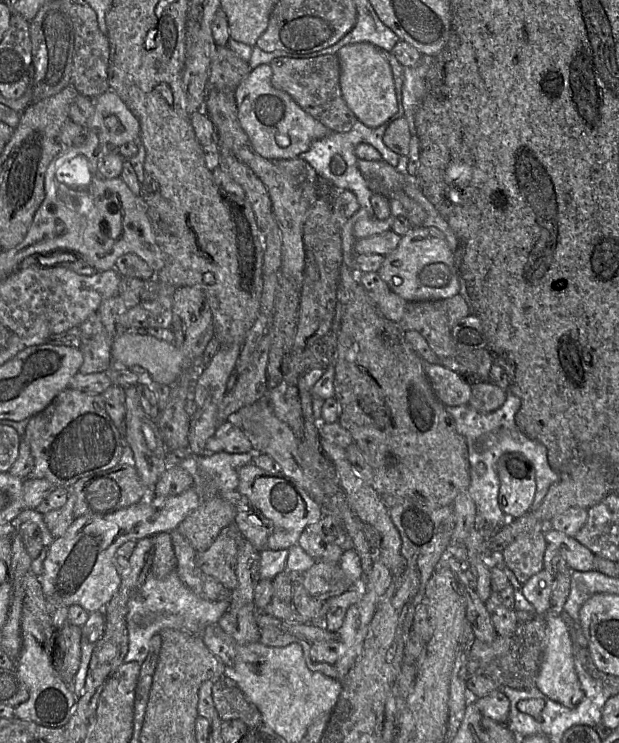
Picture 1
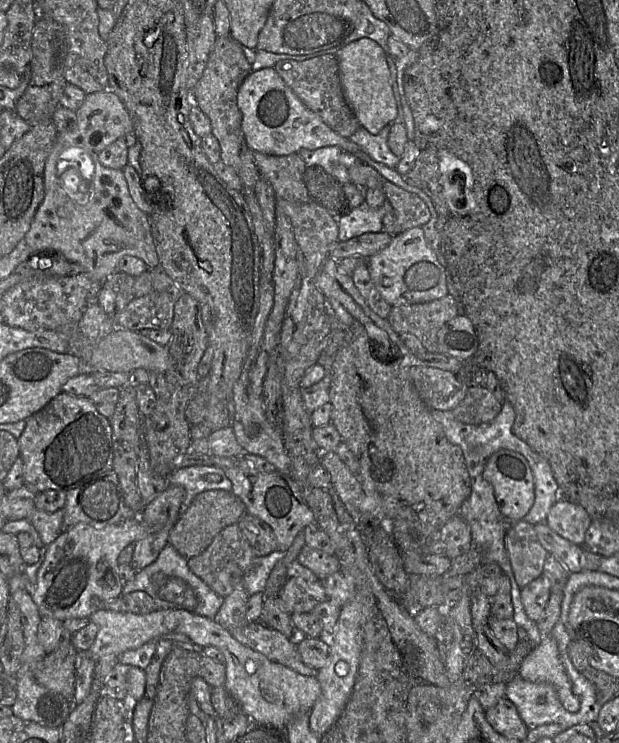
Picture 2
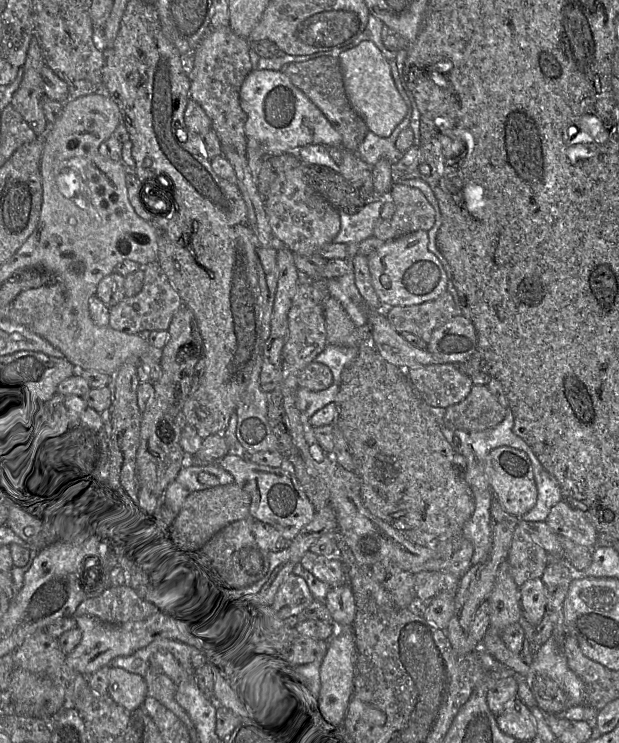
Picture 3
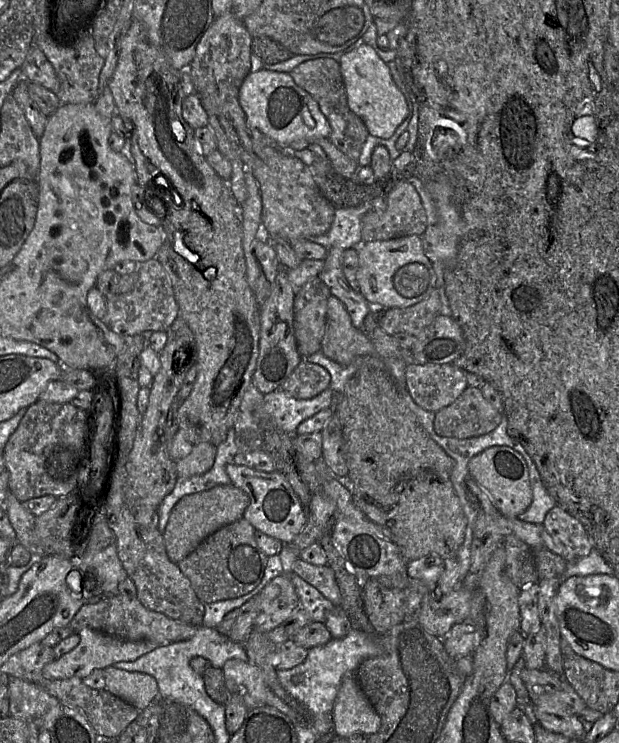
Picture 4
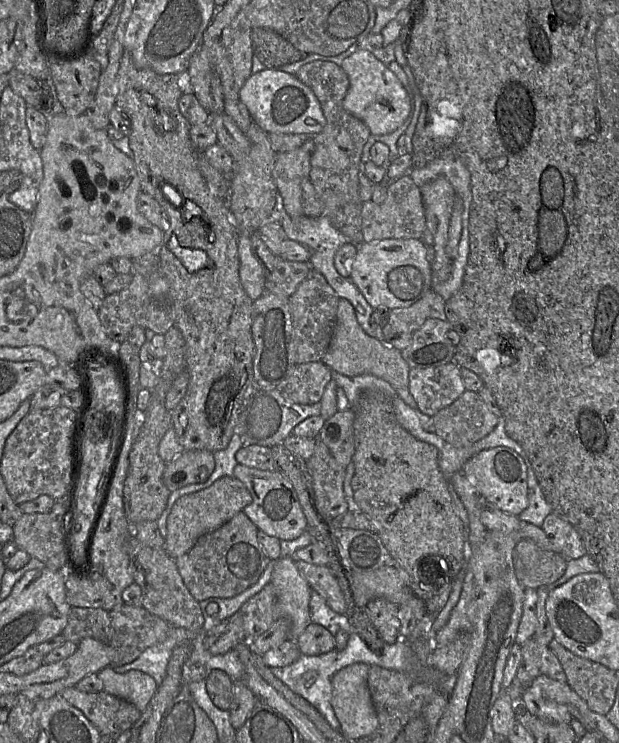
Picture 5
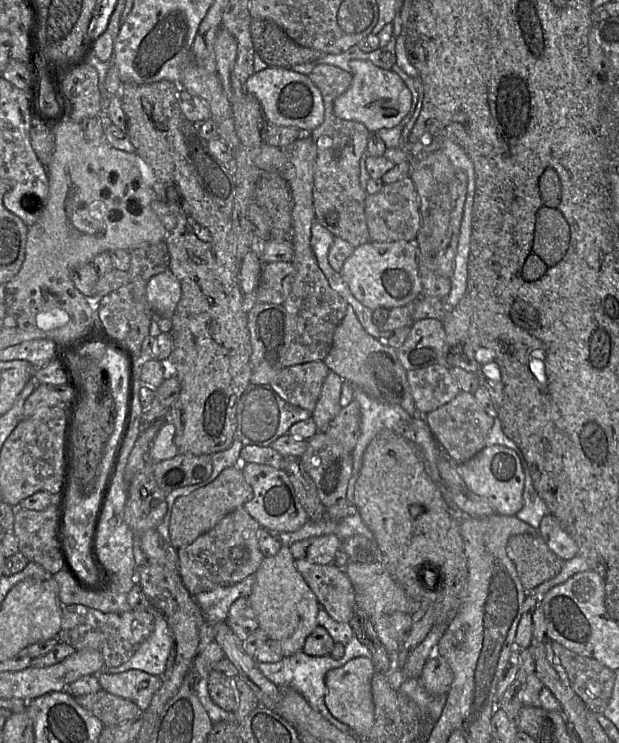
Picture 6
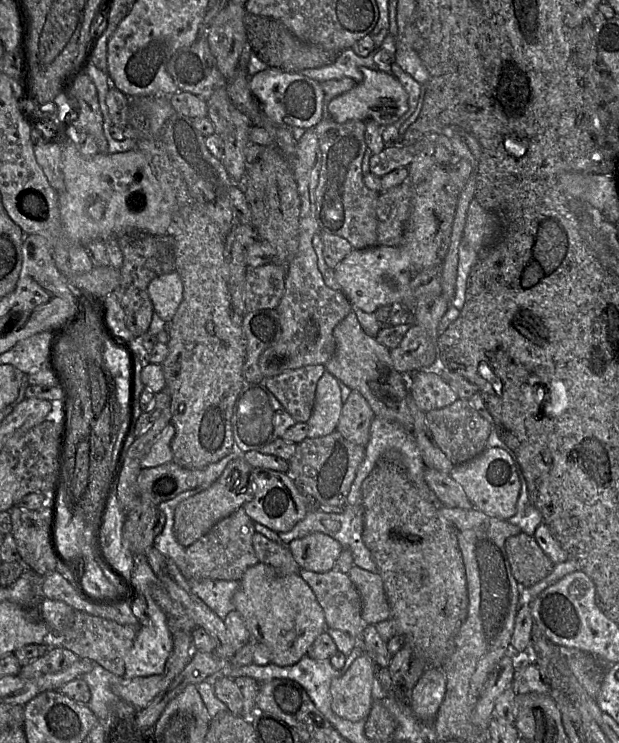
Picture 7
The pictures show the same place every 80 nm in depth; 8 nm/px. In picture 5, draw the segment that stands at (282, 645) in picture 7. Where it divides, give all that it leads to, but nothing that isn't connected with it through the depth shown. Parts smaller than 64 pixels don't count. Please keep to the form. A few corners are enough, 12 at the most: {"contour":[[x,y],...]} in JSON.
{"contour":[[293,557],[273,562],[270,583],[296,639],[312,623],[311,587]]}

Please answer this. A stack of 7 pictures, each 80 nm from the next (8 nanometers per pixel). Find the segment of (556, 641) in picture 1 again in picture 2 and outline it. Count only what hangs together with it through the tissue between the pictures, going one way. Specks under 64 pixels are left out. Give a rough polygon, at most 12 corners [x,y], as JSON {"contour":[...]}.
{"contour":[[549,636],[523,661],[519,676],[551,684],[560,703],[577,712],[580,701]]}

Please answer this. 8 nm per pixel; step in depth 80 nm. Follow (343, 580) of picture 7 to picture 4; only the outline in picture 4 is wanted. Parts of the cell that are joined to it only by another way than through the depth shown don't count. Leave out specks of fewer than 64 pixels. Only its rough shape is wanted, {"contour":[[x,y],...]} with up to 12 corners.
{"contour":[[298,557],[292,571],[335,607],[341,594],[329,565]]}

